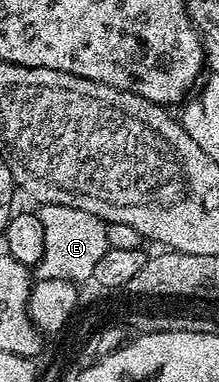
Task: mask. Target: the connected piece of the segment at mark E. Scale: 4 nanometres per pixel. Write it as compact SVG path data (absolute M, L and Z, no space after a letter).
M40 204L38 215L42 222L42 231L46 234L46 250L44 261L35 265L34 272L41 280L46 278L62 278L73 282L92 280L94 266L108 252L106 230L108 224L86 210L78 210L74 206L58 206L57 204Z

